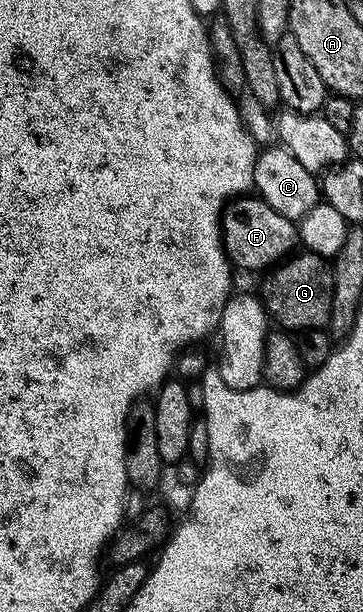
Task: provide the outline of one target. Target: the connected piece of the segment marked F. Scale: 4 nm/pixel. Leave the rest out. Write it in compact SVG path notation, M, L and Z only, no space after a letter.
M261 197L233 199L222 212L220 233L228 258L244 271L263 272L287 259L298 247L297 224L272 209Z

